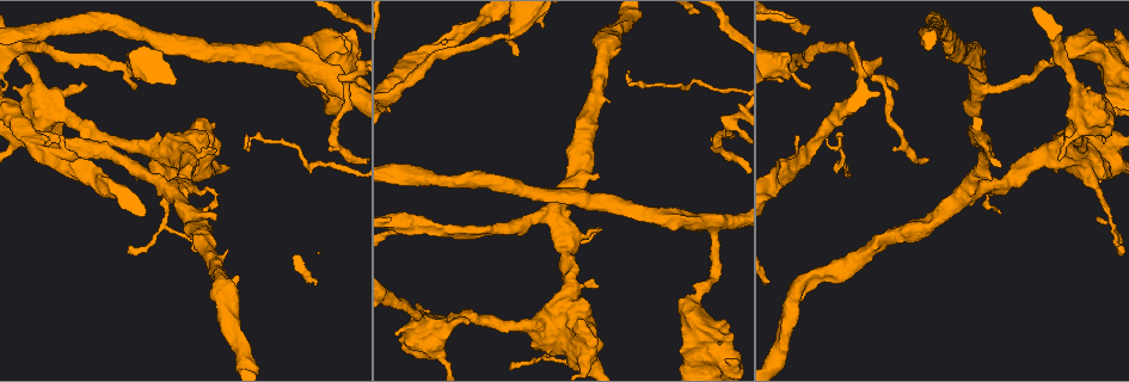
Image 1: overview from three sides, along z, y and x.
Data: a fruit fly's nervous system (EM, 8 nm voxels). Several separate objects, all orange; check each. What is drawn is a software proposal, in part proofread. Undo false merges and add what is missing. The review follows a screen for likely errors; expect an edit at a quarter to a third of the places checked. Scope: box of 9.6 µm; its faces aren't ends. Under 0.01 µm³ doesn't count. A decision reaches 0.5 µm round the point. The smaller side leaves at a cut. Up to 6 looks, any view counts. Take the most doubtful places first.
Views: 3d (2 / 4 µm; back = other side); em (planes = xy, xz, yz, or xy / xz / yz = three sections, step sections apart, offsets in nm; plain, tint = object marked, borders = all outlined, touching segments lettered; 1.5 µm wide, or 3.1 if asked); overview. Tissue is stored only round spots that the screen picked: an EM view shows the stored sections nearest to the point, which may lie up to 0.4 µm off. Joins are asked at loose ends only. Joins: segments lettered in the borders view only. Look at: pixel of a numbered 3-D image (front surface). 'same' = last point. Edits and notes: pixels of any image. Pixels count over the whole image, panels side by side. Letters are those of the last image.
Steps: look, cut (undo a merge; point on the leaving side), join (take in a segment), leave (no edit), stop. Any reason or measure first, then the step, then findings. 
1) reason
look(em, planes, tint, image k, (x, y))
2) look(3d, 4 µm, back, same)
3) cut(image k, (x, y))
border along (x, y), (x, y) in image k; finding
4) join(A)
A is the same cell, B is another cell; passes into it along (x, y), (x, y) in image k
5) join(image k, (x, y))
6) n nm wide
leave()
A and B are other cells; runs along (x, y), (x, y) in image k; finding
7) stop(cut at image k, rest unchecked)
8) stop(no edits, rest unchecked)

a narrow waist
look(3d, 2 µm, image 1, (497, 37))

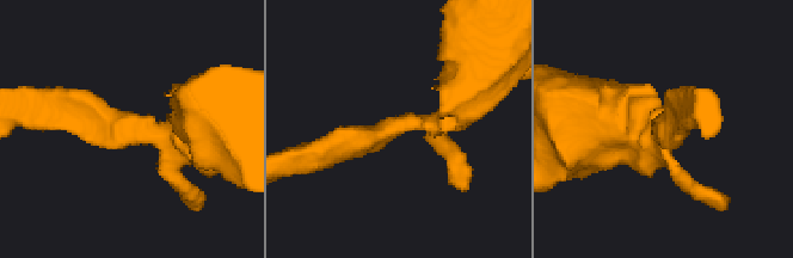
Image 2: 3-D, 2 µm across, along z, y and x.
look(em, planes, borders, image 2, (663, 134))

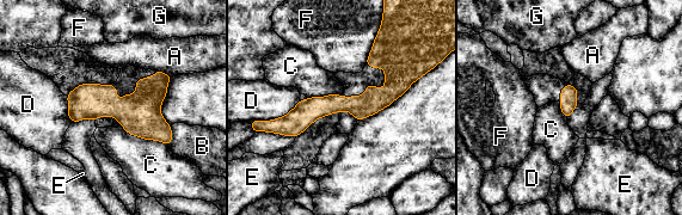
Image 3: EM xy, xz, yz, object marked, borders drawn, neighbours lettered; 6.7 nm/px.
leave()
A, B, C, D, E, F and G are other cells; border along (340, 94), (307, 98) in image 3; all the same neuron

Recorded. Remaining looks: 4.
thick turns thin
look(3d, 2 µm, image 1, (546, 357))

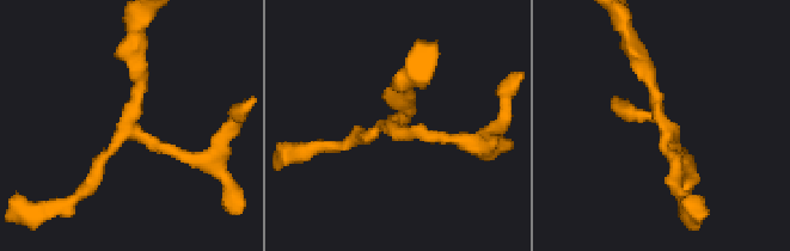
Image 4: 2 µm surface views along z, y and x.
shape alone is not enough
look(em, planes, borders, image 4, (667, 127))

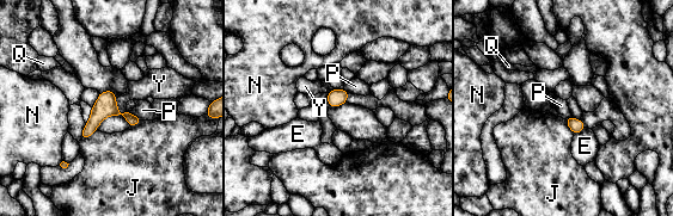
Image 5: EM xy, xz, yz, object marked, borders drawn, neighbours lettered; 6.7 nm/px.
J touches over 130 nm
leave()
E, J, N, P, Q and Y are other cells; border along (115, 98), (117, 109), (124, 112) in image 5; one neuron here

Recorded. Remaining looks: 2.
stop(no edits, rest unchecked)

